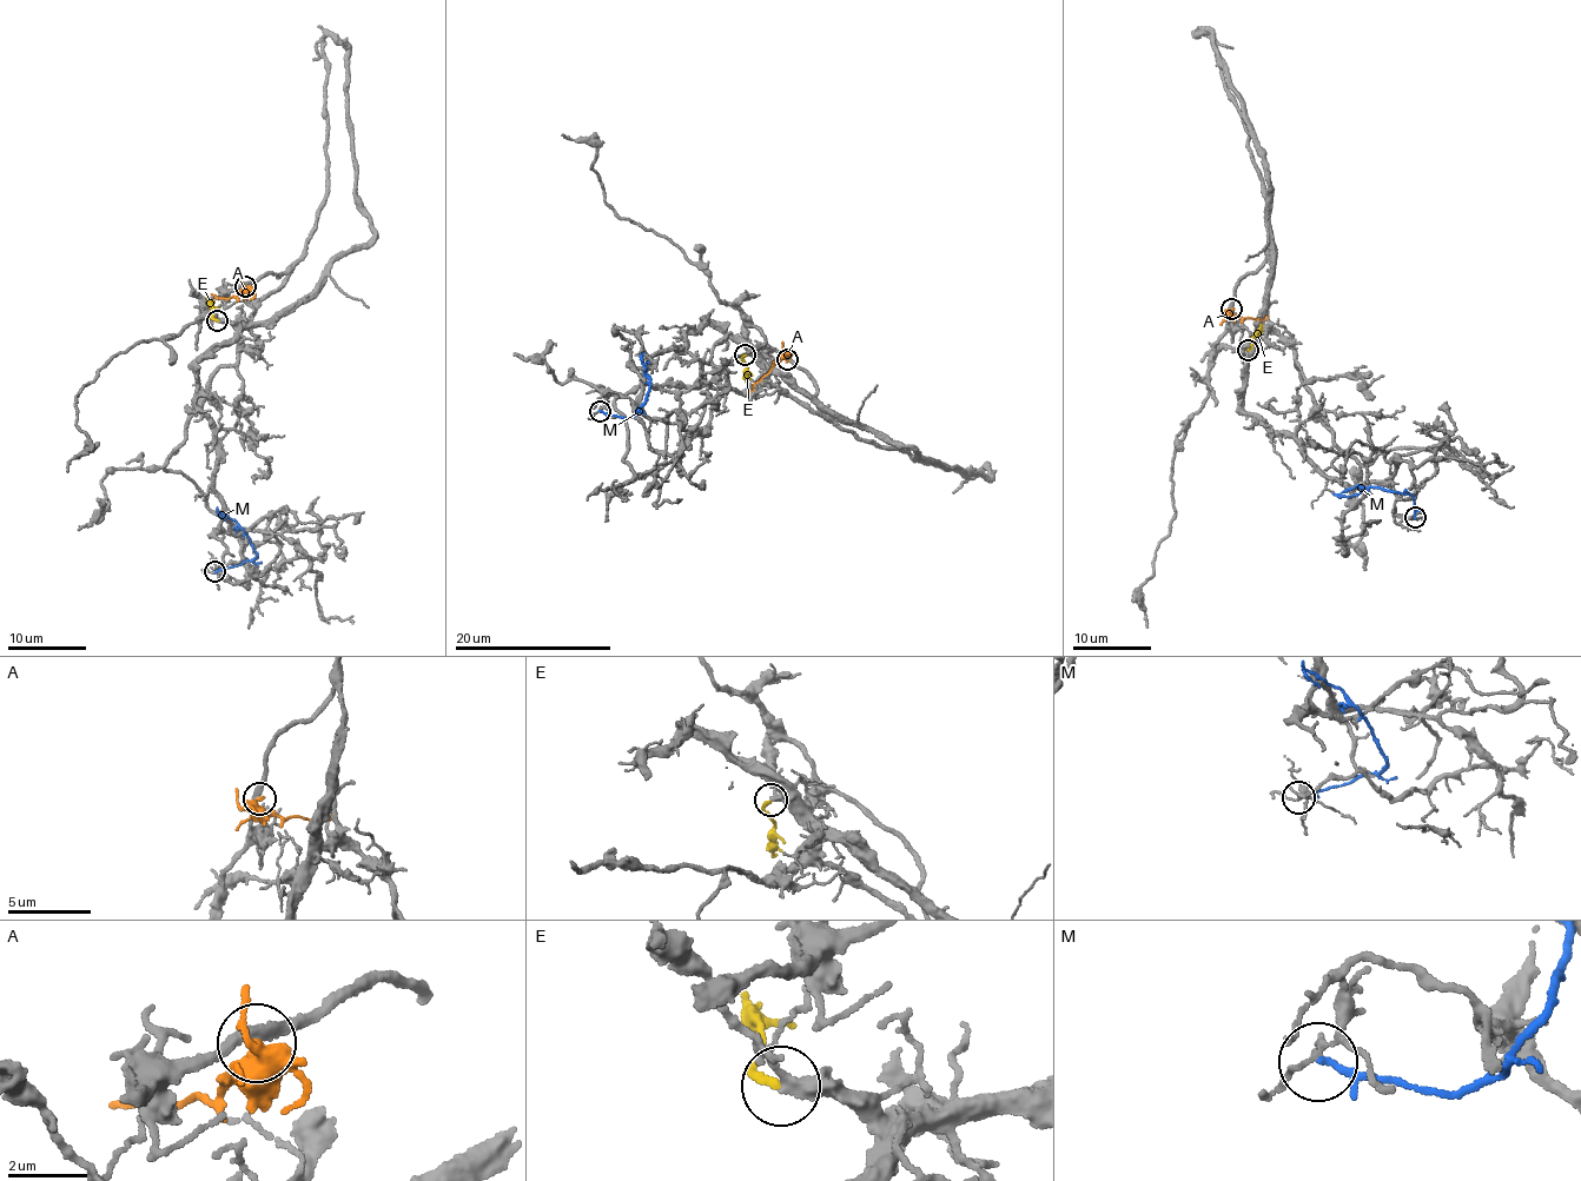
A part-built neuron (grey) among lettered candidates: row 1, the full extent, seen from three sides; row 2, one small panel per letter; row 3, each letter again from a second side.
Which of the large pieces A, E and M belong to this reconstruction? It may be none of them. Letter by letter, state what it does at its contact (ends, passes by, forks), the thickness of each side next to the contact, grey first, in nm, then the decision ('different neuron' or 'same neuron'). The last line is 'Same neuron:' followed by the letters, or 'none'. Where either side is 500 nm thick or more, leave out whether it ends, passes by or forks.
A: it ends there; 280 nm thick on the grey side, 480 nm on the other; different neuron
E: it ends there; 260 nm thick on the grey side, 200 nm on the other; same neuron
M: it ends there; 110 nm thick on the grey side, 170 nm on the other; different neuron
Same neuron: E

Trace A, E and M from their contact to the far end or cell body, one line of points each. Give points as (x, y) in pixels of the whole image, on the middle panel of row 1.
A: (787, 359), (772, 365), (751, 391)
E: (746, 356), (743, 359), (748, 367), (746, 382)
M: (600, 411), (626, 418), (636, 413), (645, 403), (650, 377), (642, 356), (642, 360)

